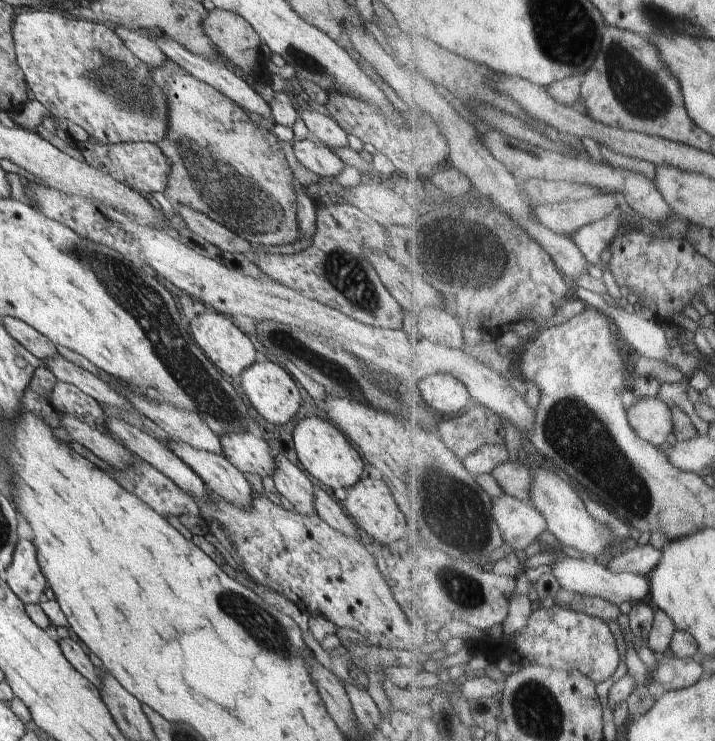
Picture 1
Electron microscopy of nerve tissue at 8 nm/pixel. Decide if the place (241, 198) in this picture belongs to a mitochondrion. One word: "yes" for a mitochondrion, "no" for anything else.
yes

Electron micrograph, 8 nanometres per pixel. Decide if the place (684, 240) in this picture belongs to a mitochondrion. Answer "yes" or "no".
no

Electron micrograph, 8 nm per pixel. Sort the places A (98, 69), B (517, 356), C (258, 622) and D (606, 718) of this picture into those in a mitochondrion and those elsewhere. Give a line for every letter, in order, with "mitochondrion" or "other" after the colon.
A: mitochondrion
B: other
C: mitochondrion
D: other

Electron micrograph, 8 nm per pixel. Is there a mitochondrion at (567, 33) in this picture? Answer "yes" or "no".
yes

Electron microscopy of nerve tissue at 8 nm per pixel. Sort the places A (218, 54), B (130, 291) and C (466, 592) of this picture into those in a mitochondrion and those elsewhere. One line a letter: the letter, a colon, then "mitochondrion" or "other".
A: other
B: mitochondrion
C: mitochondrion

